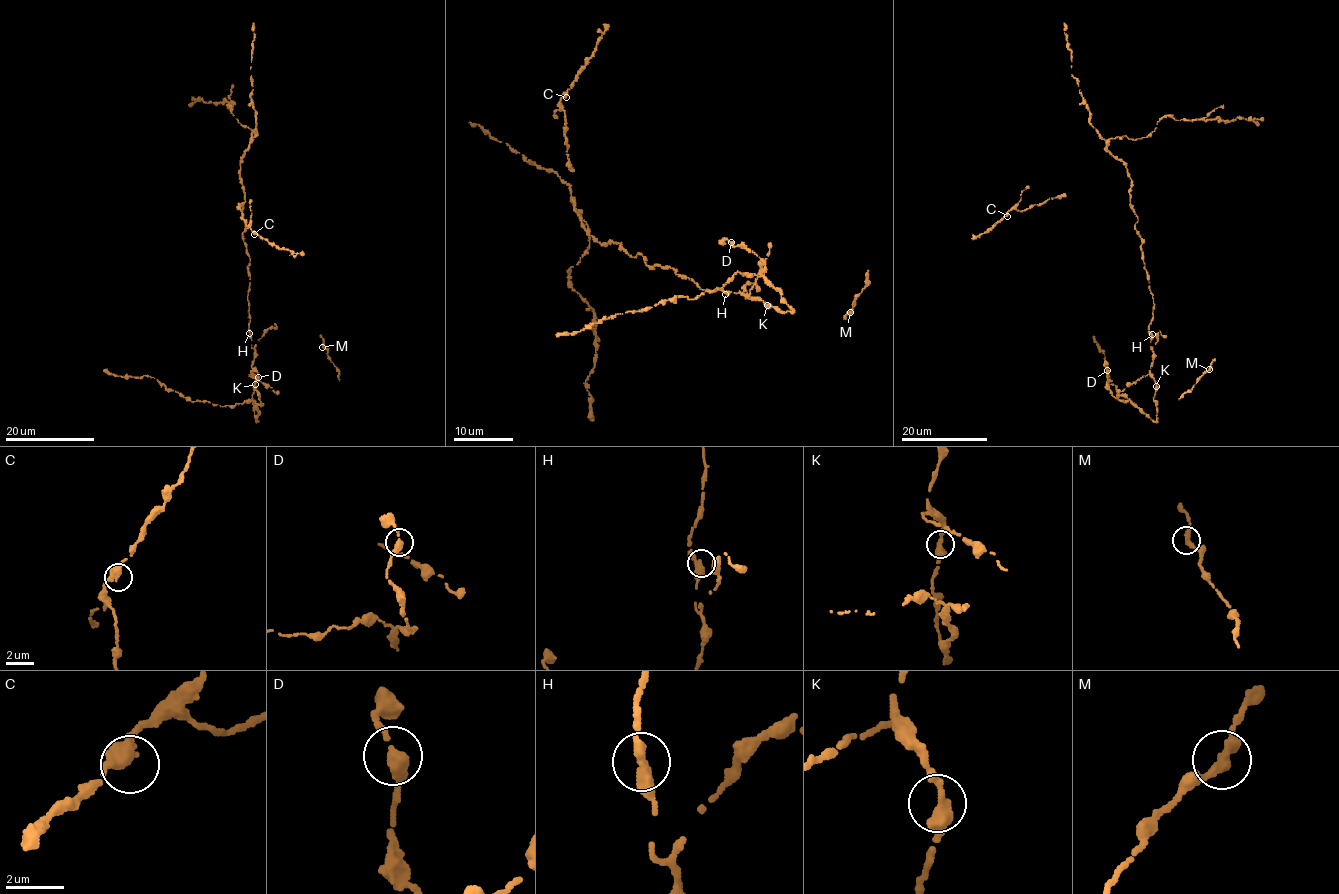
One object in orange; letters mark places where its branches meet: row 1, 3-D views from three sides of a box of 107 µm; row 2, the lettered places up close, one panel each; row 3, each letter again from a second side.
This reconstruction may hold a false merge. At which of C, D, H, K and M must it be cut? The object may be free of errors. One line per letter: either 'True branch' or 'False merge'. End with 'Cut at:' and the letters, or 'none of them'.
C: True branch
D: True branch
H: True branch
K: True branch
M: True branch
Cut at: none of them

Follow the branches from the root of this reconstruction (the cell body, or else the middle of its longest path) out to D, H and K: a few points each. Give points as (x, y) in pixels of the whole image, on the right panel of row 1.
D: (1149, 282), (1154, 305), (1149, 333), (1156, 421), (1130, 400), (1121, 402), (1111, 394), (1107, 370)
H: (1149, 282), (1154, 305), (1149, 326), (1152, 334)
K: (1149, 282), (1154, 305), (1149, 326), (1153, 353), (1150, 373), (1156, 386)

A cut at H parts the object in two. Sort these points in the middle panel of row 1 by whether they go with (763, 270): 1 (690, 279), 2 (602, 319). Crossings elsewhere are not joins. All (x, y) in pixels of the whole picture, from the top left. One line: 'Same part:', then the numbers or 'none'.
Same part: 2

